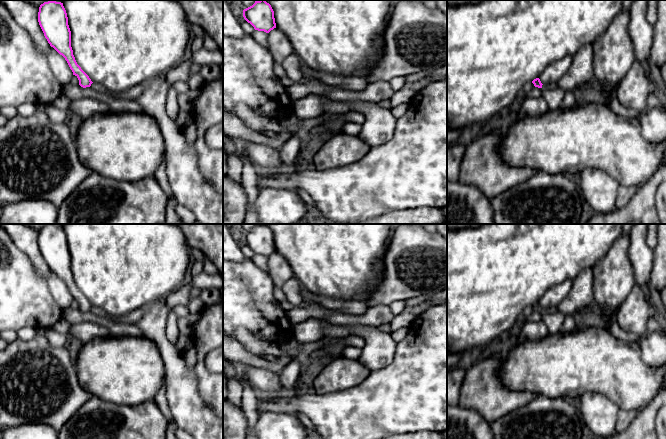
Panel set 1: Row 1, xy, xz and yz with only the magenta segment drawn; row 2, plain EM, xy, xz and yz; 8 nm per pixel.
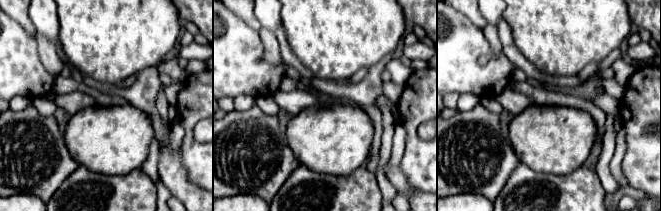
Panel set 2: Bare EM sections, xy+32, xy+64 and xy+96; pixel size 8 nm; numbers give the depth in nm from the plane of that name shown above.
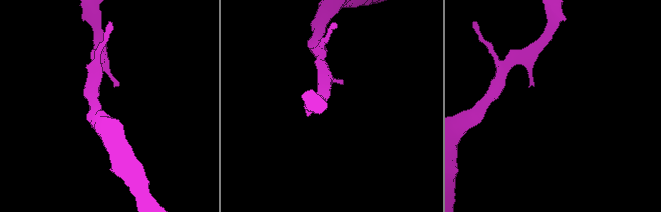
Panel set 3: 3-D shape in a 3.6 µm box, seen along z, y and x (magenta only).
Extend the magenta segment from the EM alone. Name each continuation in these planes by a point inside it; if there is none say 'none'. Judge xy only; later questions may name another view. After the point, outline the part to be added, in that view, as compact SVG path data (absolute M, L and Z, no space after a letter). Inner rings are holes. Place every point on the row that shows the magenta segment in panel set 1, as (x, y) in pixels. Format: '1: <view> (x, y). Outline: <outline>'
none

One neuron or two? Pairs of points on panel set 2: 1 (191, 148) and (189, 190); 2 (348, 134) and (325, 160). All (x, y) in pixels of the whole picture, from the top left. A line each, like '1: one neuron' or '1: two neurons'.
1: two neurons
2: one neuron

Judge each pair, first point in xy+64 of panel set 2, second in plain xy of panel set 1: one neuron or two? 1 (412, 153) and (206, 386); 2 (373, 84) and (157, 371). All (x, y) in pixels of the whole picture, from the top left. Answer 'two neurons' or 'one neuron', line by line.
1: one neuron
2: two neurons

